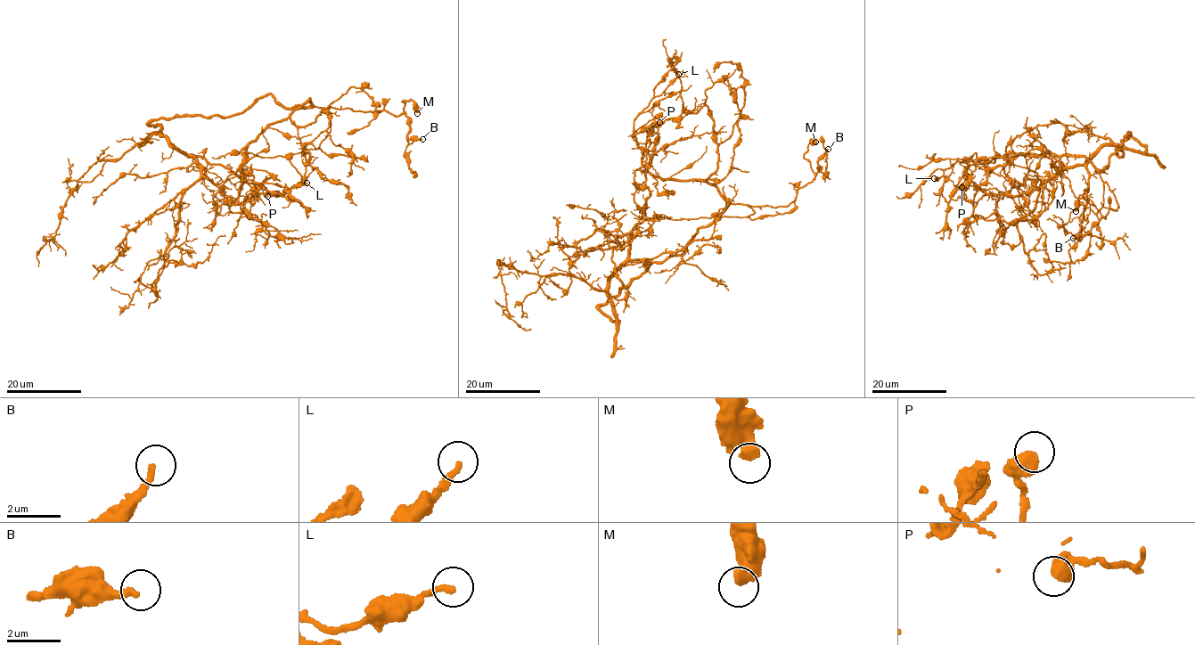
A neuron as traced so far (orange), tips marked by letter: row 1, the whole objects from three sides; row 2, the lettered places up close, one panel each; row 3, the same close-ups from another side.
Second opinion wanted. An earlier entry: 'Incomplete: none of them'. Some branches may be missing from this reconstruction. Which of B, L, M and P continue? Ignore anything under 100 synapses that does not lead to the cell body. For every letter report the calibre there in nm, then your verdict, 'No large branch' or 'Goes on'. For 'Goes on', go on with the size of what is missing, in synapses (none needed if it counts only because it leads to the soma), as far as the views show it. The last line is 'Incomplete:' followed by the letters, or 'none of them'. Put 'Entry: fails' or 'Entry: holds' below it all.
B: Thickness 240 nm. No large branch
L: Thickness 240 nm. No large branch
M: Thickness 400 nm. No large branch
P: Thickness 440 nm. No large branch
Incomplete: none of them
Entry: holds

